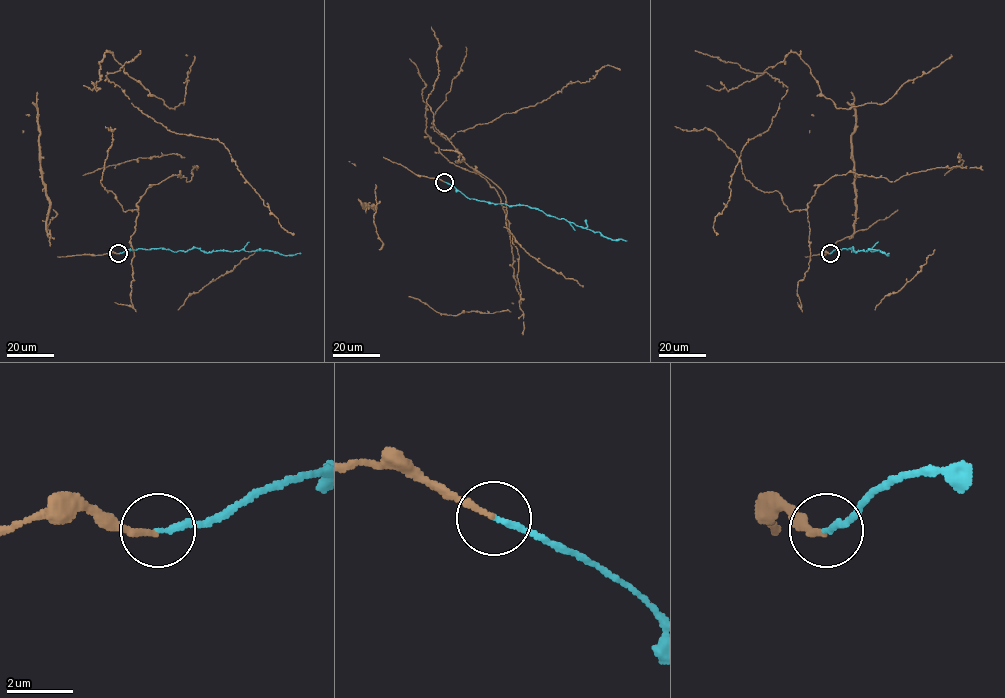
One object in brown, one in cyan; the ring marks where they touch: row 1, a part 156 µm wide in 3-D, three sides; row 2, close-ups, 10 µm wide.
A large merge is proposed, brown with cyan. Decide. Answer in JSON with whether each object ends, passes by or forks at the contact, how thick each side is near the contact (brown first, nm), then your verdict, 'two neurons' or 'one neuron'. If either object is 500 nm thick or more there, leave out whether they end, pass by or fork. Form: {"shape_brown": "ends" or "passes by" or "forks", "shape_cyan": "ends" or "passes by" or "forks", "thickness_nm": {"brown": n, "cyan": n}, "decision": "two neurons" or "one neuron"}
{"shape_brown": "ends", "shape_cyan": "ends", "thickness_nm": {"brown": 180, "cyan": 170}, "decision": "one neuron"}

